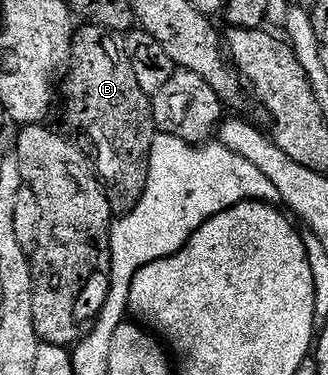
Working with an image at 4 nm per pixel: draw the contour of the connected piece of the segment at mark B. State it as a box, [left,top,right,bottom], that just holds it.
[61,23,157,214]

